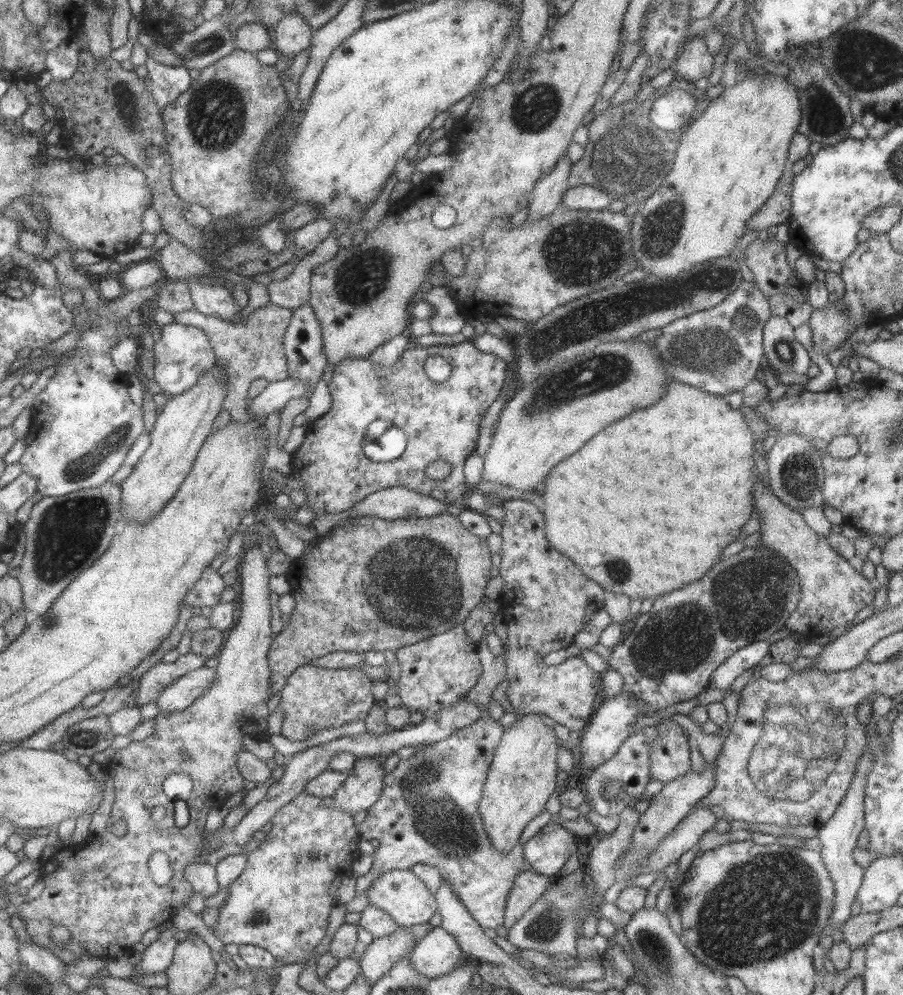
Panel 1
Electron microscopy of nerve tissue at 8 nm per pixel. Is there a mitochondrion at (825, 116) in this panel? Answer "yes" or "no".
yes

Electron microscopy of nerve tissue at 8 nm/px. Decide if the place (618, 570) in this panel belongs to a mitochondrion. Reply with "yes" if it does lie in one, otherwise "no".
yes

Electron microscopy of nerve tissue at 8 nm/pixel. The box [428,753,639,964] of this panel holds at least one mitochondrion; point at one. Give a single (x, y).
(547, 925)

